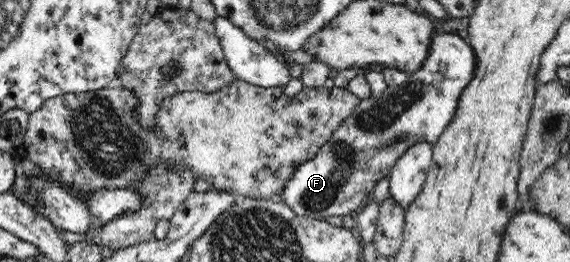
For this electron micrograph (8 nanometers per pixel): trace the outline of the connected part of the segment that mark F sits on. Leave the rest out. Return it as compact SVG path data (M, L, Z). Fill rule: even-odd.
M434 30L429 41L428 57L420 70L409 74L409 79L400 85L389 86L380 96L371 96L356 105L356 109L345 117L343 123L333 131L330 140L316 155L303 161L286 180L282 193L274 198L288 206L300 217L324 220L331 215L348 215L368 199L374 187L384 175L390 173L397 159L410 147L420 141L434 145L438 137L450 125L462 89L472 81L476 73L476 58L470 45L458 34L449 34Z

